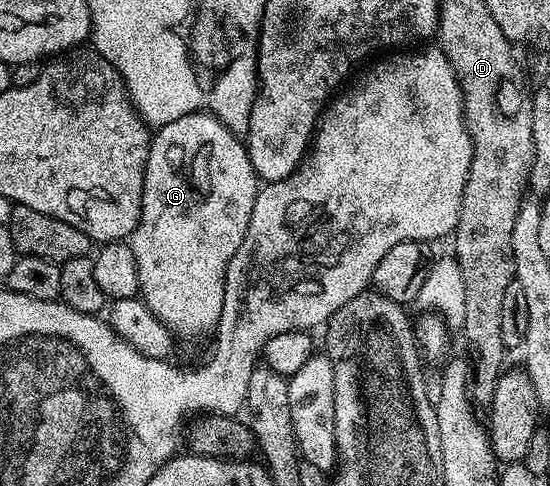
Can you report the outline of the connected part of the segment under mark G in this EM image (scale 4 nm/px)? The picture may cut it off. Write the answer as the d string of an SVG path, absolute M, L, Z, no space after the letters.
M199 112L180 116L180 120L172 120L172 124L164 124L157 127L156 133L150 139L150 151L146 161L146 175L144 176L144 196L142 197L142 221L134 229L134 233L128 239L128 245L132 248L136 266L138 268L138 287L140 297L146 307L163 322L170 333L175 336L183 334L186 338L194 338L197 334L206 334L218 321L224 318L224 311L228 306L228 279L226 269L238 253L243 249L242 241L244 232L248 232L248 220L252 220L252 208L256 204L256 196L260 189L260 179L252 168L250 151L246 149L243 139L232 133L229 128L209 112Z

